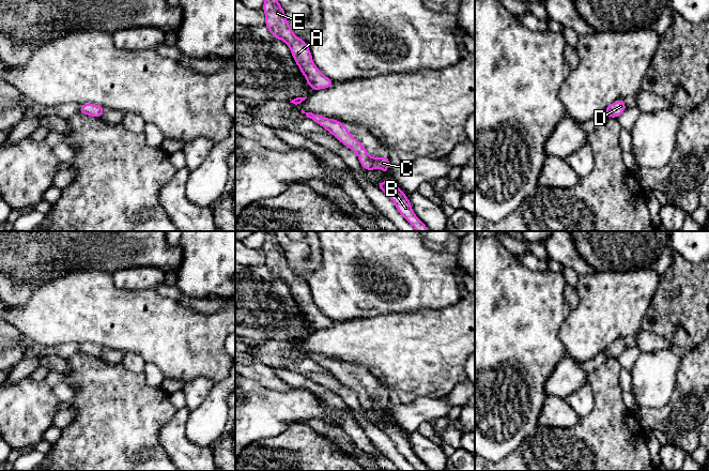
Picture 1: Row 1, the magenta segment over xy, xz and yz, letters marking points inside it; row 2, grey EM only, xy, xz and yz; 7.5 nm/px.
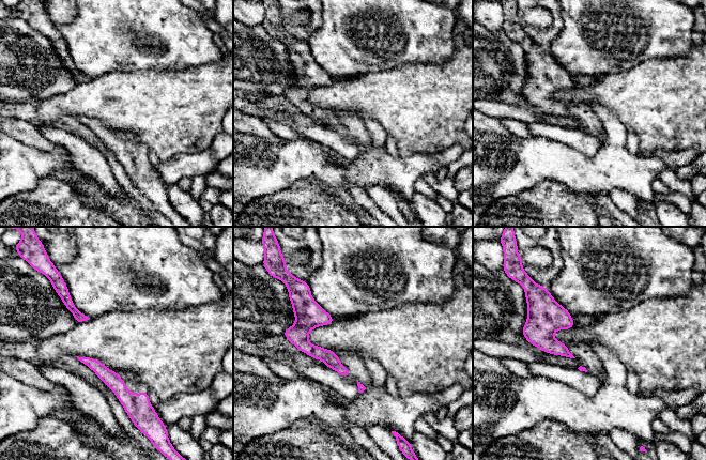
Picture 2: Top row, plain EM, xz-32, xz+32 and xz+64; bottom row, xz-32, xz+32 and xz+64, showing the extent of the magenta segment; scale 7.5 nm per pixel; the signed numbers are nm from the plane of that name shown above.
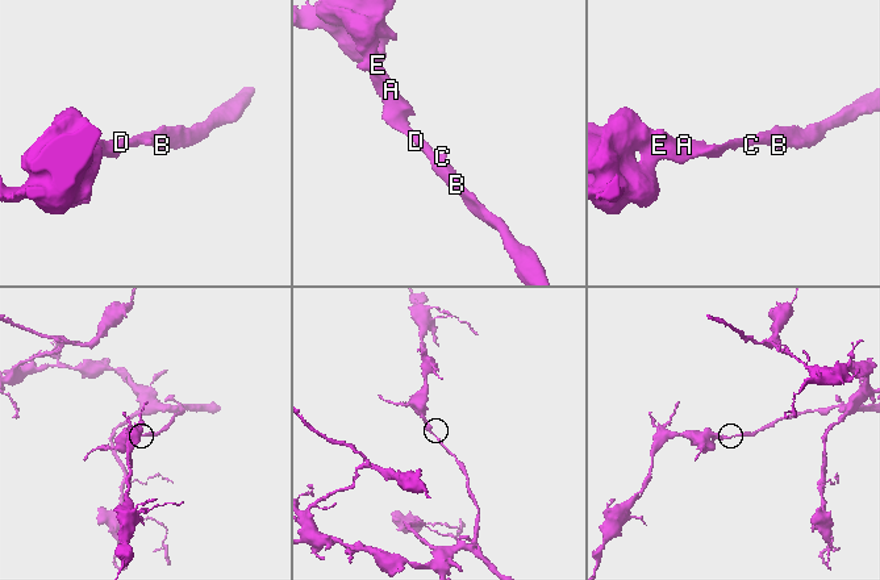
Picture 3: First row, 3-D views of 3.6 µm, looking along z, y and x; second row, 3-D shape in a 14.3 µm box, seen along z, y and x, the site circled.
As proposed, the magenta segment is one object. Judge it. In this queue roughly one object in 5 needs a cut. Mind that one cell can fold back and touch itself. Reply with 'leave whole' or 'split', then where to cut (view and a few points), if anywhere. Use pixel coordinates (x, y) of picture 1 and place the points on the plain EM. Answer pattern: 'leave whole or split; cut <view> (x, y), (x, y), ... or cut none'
leave whole; cut none

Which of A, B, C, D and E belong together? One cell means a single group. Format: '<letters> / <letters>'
A B C D E

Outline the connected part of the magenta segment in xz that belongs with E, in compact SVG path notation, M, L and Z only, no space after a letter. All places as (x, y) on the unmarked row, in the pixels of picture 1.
M263 232L265 234L265 241L262 246L265 253L264 264L275 278L286 282L290 287L294 301L305 316L308 325L314 331L334 325L334 321L325 316L313 303L308 284L293 273L286 258L284 249L278 242L275 232Z

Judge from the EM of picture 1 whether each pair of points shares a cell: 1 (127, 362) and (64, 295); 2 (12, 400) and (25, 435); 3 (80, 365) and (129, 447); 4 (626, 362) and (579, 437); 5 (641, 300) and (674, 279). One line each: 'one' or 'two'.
1: two
2: one
3: one
4: two
5: two

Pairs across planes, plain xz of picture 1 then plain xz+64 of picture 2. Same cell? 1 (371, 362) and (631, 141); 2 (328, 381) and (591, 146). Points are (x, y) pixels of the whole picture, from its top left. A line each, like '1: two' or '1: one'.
1: two
2: one

